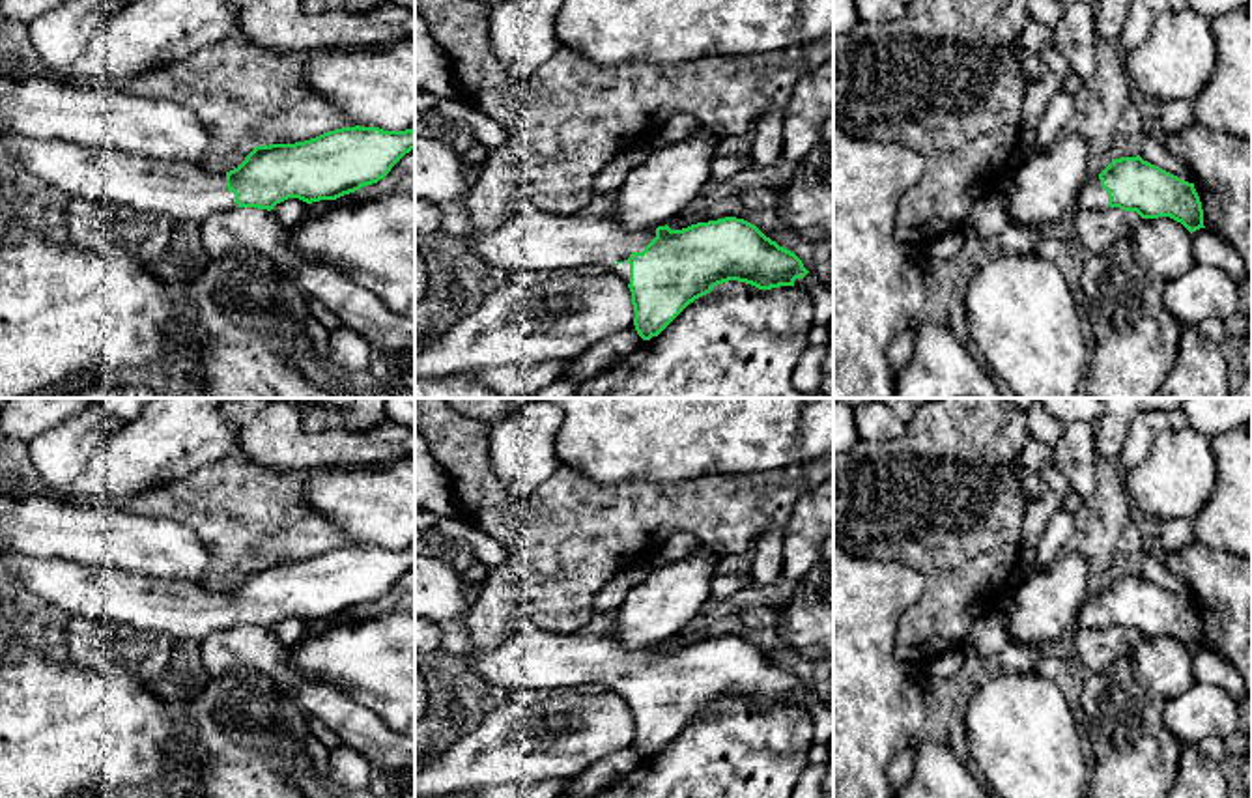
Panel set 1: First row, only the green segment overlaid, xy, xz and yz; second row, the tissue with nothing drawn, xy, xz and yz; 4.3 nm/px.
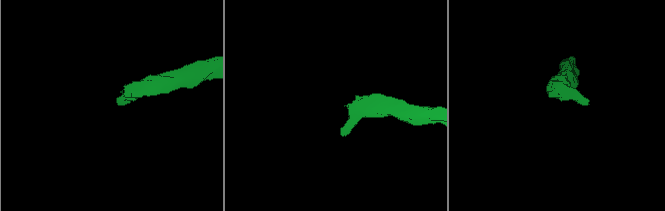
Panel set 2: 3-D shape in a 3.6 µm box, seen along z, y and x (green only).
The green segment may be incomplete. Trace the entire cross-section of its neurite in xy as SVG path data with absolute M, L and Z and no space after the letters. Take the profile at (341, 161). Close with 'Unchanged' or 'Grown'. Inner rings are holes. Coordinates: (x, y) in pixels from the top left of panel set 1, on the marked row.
M355 125L305 142L256 146L237 168L215 174L189 163L34 140L13 131L0 131L0 140L37 179L69 196L196 224L230 207L271 211L288 198L336 200L377 183L415 150L413 129Z. Grown

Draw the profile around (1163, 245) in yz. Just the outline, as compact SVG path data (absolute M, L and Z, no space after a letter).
M1170 217L1142 219L1134 226L1131 247L1136 262L1164 280L1196 265L1192 234Z

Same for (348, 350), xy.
M344 323L329 335L329 355L348 372L364 372L370 366L370 344Z

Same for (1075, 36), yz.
M1086 2L1065 6L1060 22L1052 26L1052 47L1067 60L1071 71L1084 80L1097 71L1097 15Z

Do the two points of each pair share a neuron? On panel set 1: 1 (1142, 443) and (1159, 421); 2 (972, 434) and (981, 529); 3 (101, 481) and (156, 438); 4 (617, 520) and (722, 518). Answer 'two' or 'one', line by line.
1: one
2: one
3: one
4: one

